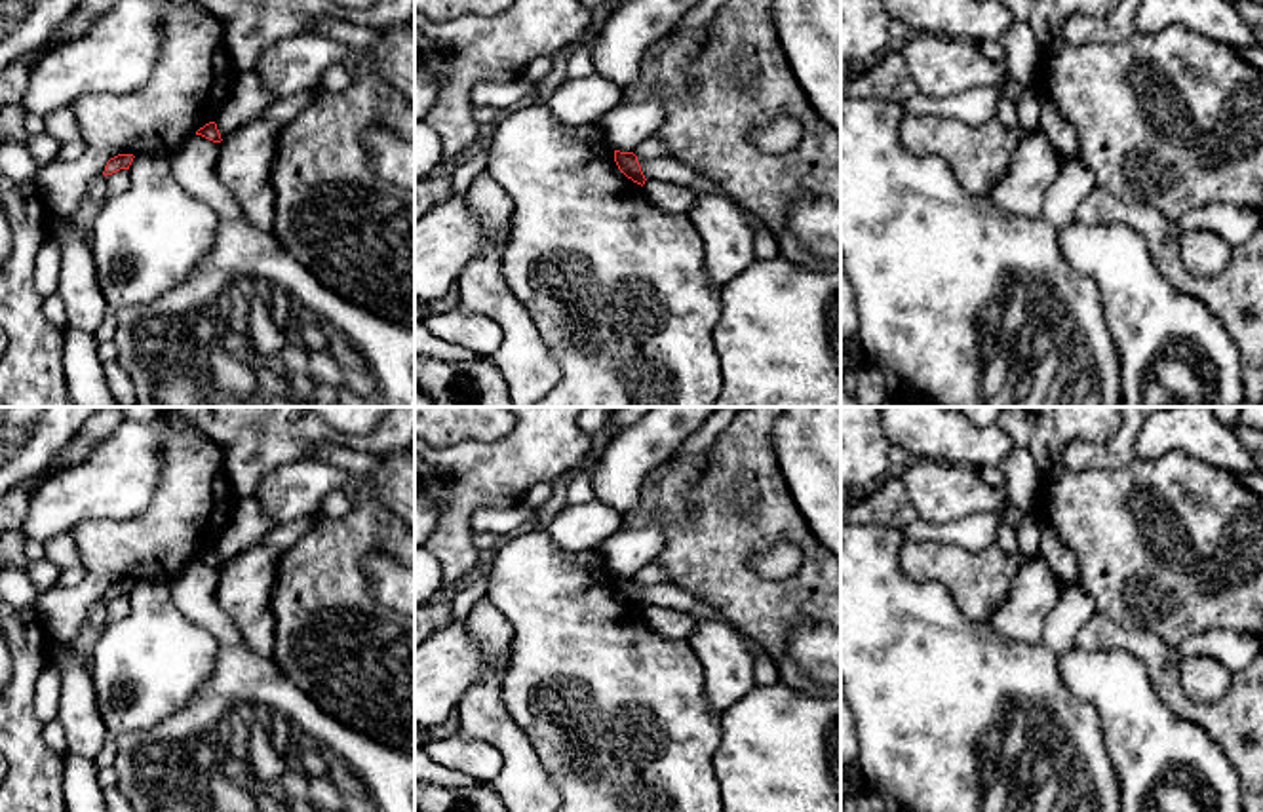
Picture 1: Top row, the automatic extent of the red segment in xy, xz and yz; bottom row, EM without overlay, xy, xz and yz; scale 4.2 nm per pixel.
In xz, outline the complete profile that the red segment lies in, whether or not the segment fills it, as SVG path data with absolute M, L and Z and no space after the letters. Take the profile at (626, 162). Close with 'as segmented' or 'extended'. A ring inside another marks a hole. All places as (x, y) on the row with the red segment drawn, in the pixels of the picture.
M614 150L614 162L618 165L618 169L628 177L632 179L633 183L637 184L645 184L645 175L641 171L641 165L637 162L637 156L633 152L620 152L620 150Z | as segmented

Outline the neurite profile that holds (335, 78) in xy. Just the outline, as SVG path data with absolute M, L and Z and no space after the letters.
M344 65L329 67L320 82L320 87L339 93L350 87L354 74Z

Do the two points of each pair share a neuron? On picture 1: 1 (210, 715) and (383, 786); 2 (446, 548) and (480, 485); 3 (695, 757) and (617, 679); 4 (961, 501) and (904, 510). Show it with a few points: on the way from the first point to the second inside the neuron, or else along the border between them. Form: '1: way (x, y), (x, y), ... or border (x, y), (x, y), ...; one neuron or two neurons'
1: way (253, 693), (278, 693), (343, 742); one neuron
2: way (453, 533), (453, 512), (465, 501); one neuron
3: way (676, 734), (651, 702), (640, 700); one neuron
4: border (898, 476), (919, 516); two neurons

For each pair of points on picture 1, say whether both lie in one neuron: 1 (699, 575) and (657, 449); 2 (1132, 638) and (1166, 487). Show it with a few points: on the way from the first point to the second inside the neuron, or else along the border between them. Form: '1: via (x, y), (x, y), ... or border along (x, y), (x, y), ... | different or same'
1: border along (672, 459), (647, 476), (638, 502) | different
2: border along (1096, 611), (1125, 628), (1151, 630), (1174, 649) | different

